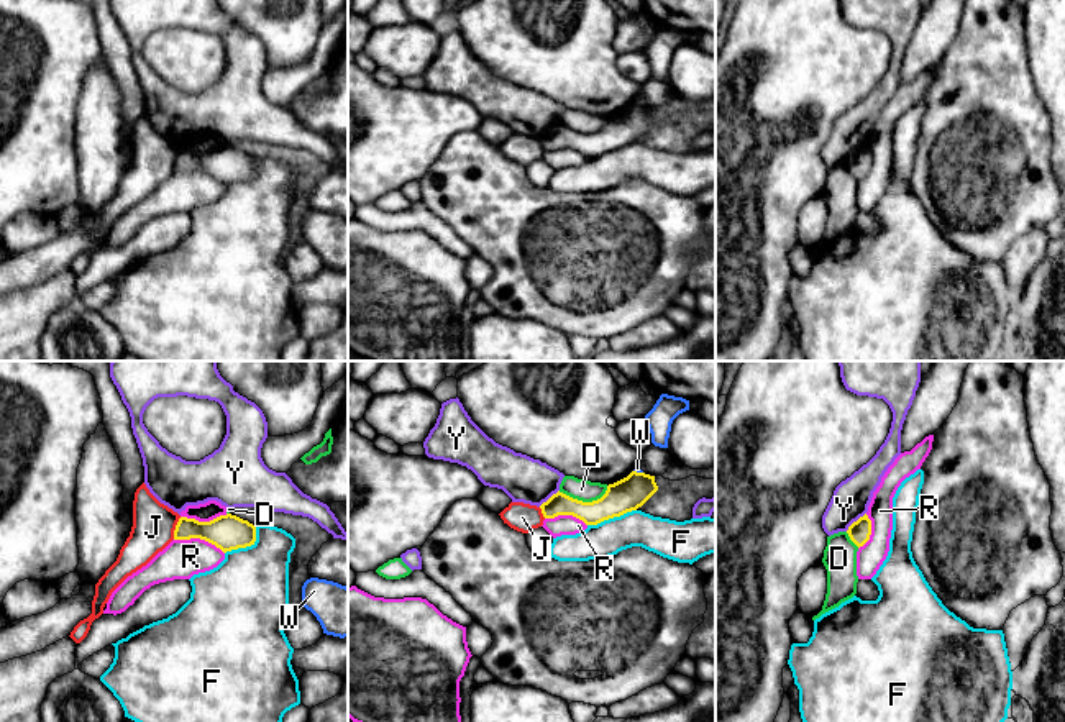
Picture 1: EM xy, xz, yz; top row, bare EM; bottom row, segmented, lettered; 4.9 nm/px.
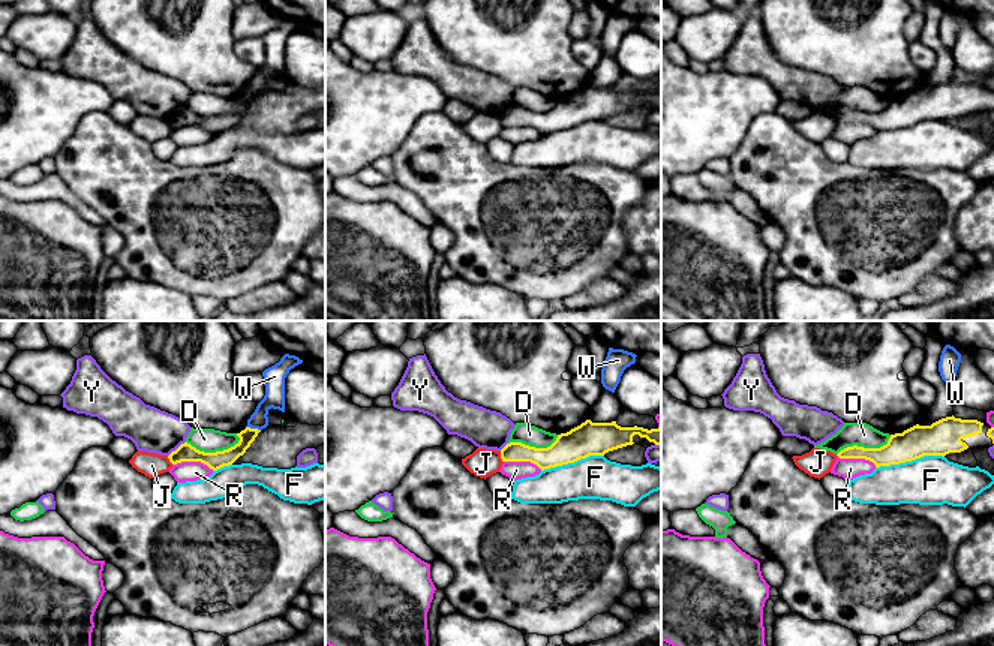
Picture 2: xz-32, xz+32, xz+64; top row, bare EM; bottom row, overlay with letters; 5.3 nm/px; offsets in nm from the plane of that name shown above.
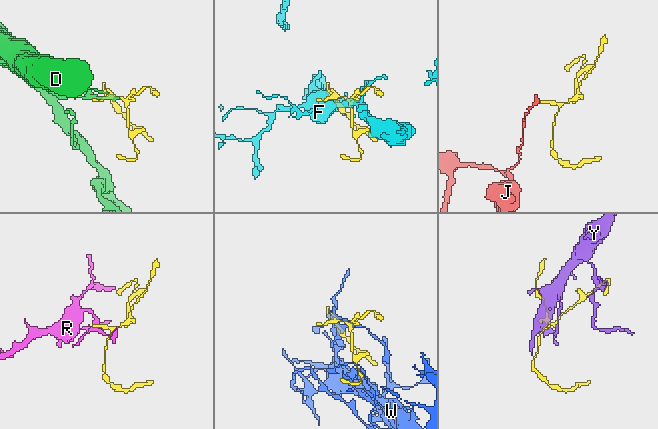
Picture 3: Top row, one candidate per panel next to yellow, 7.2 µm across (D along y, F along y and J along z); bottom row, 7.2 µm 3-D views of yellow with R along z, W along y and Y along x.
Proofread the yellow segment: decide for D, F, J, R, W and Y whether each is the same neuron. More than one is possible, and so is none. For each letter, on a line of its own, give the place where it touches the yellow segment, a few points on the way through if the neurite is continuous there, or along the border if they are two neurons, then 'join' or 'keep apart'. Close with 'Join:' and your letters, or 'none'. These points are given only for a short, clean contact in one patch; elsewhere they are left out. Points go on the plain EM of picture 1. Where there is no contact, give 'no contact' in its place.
D: meets yellow in xz at (585, 135); border along xz (607, 118), (599, 130), (591, 133), (578, 133), (558, 123); keep apart
F: meets yellow in xz at (611, 150); keep apart
J: meets yellow in xy at (176, 161); border along xy (181, 150), (173, 171); keep apart
R: meets yellow in xy at (199, 169); keep apart
W: meets yellow in xz at (639, 105); keep apart
Y: meets yellow in yz at (857, 153); keep apart
Join: none

